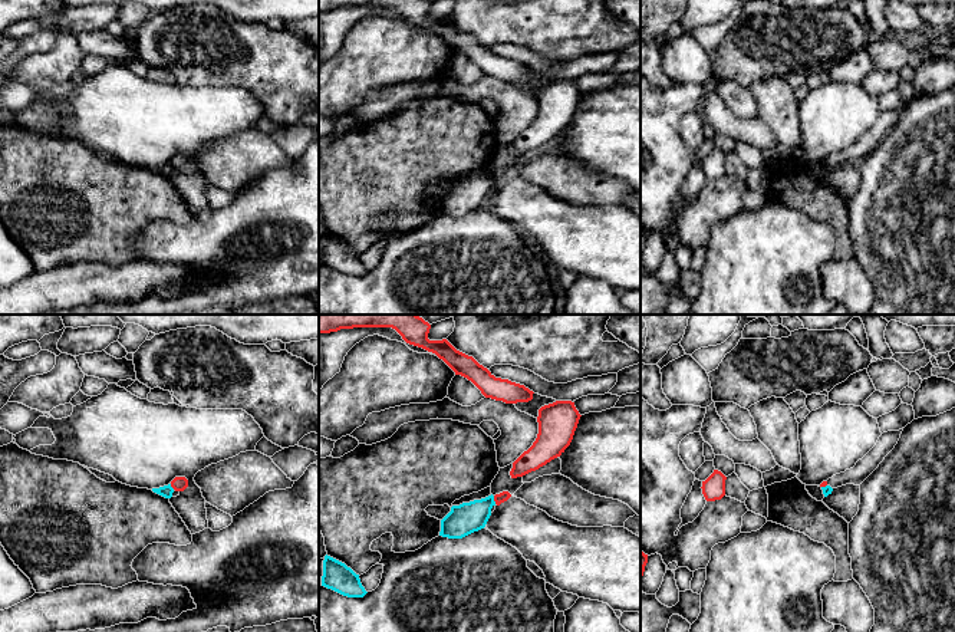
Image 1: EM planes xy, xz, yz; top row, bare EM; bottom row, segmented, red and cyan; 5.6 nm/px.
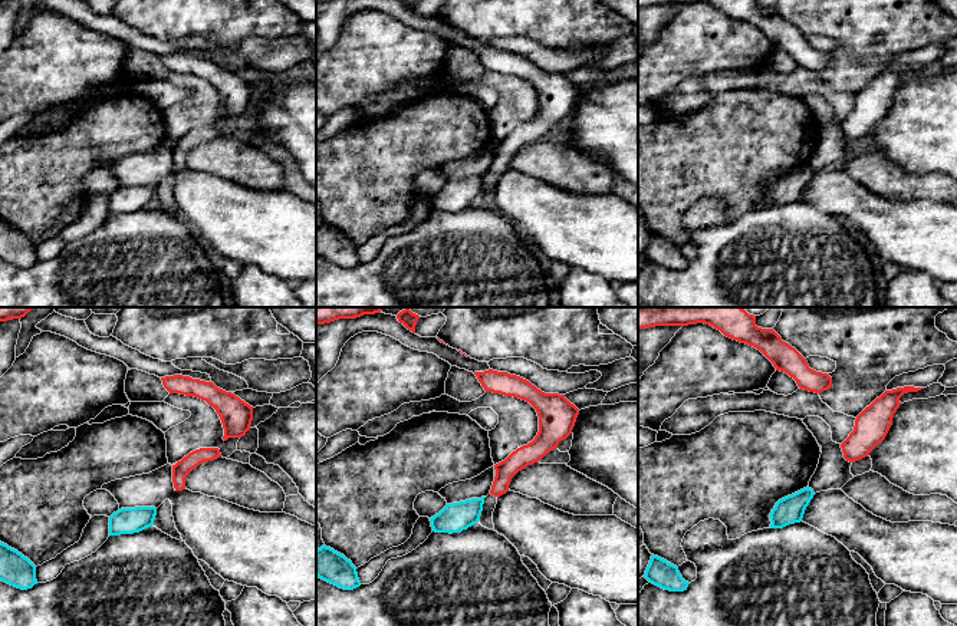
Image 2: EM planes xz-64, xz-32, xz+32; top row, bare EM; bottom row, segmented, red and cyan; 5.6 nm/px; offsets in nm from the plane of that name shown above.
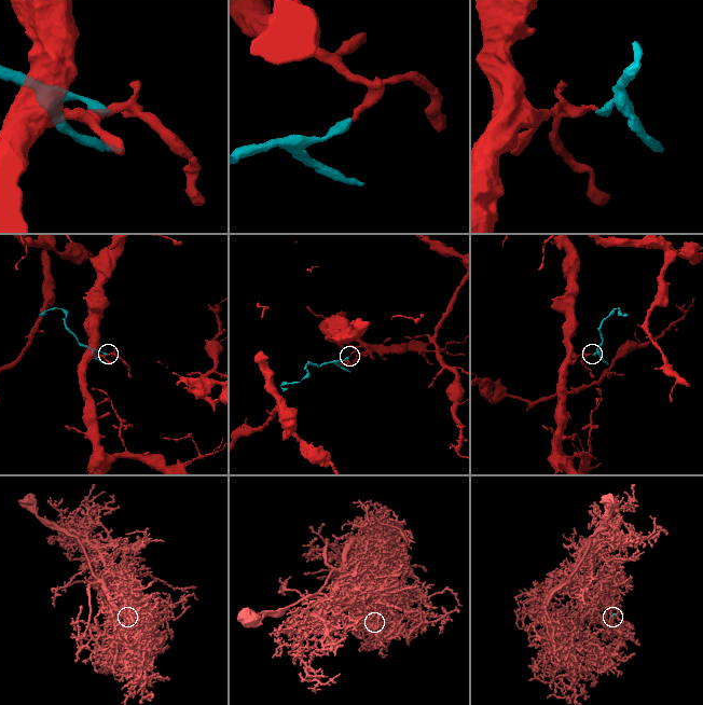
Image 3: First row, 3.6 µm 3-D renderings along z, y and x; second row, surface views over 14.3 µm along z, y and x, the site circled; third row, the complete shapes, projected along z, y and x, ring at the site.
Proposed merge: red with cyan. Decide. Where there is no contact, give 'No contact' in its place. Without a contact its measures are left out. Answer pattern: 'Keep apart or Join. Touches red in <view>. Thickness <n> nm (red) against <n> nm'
Keep apart. Touches red in xz. Thickness 60 nm (red) against 170 nm

